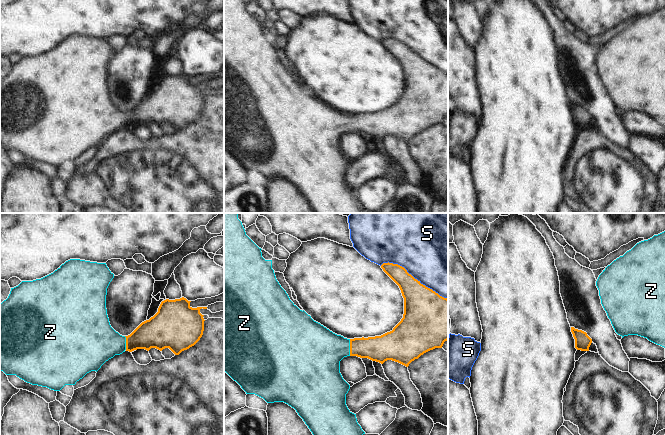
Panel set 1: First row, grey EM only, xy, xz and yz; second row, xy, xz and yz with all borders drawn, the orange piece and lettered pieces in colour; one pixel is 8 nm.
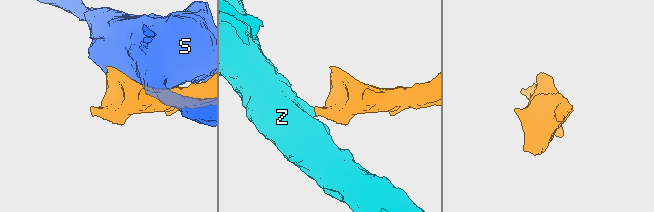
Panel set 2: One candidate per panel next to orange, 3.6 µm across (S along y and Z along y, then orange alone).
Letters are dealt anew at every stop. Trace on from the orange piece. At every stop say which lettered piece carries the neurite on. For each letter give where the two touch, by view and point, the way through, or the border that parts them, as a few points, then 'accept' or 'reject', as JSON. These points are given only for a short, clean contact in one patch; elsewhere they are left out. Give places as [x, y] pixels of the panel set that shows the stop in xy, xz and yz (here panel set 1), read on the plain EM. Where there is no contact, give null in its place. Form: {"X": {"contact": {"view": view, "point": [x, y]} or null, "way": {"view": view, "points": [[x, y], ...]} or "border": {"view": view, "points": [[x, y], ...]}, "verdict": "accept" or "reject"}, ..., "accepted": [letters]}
{"S": {"contact": {"view": "xz", "point": [413, 53]}, "verdict": "reject"}, "Z": {"contact": {"view": "xz", "point": [350, 123]}, "way": {"view": "xz", "points": [[381, 124], [350, 123], [334, 123], [319, 126]]}, "verdict": "accept"}, "accepted": ["Z"]}

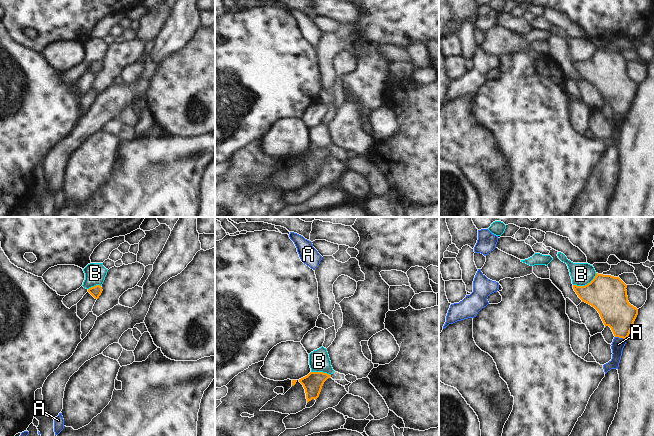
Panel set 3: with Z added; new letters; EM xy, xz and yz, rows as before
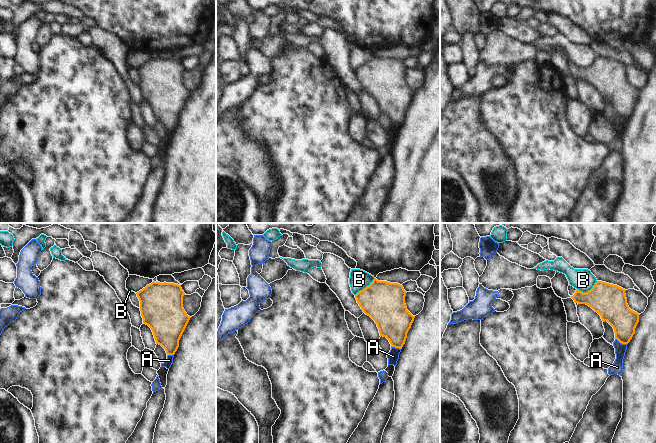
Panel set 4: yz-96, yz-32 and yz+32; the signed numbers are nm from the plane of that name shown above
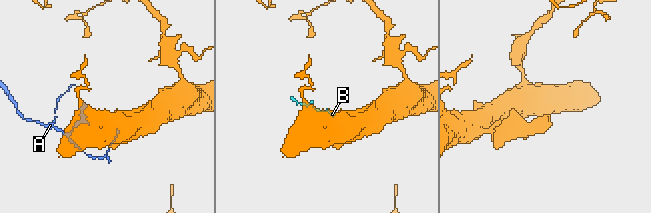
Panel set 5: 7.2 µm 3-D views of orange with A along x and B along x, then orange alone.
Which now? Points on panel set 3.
{"A": {"contact": {"view": "yz", "point": [621, 113]}, "border": {"view": "yz", "points": [[615, 112], [626, 115]]}, "verdict": "reject"}, "B": {"contact": {"view": "yz", "point": [585, 61]}, "border": {"view": "yz", "points": [[596, 49], [586, 60], [573, 61]]}, "verdict": "reject"}, "accepted": []}

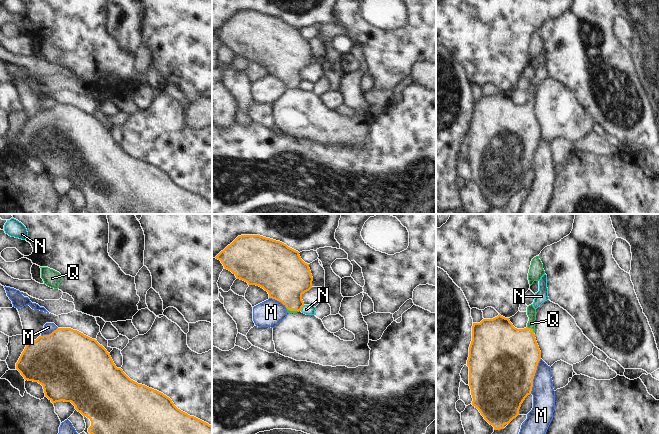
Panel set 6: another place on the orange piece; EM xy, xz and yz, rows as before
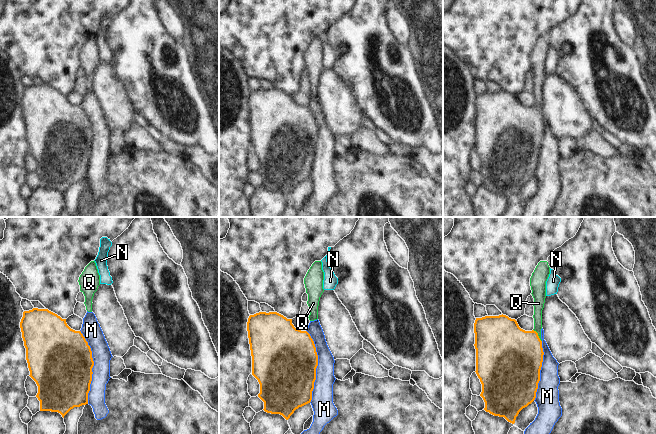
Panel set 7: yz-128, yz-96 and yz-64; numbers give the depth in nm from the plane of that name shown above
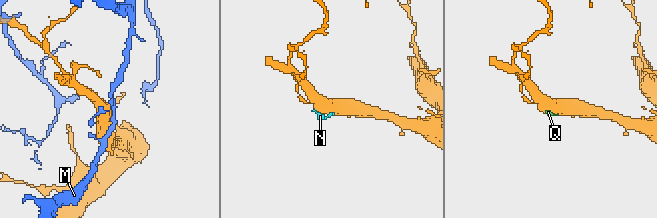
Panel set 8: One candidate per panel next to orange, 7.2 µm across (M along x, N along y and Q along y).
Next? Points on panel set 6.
{"M": {"contact": {"view": "yz", "point": [534, 151]}, "verdict": "reject"}, "N": {"contact": {"view": "xz", "point": [301, 84]}, "border": {"view": "xz", "points": [[304, 81], [300, 86]]}, "verdict": "reject"}, "Q": {"contact": {"view": "yz", "point": [531, 105]}, "way": {"view": "yz", "points": [[513, 130], [531, 105], [531, 87]]}, "verdict": "accept"}, "accepted": ["Q"]}

